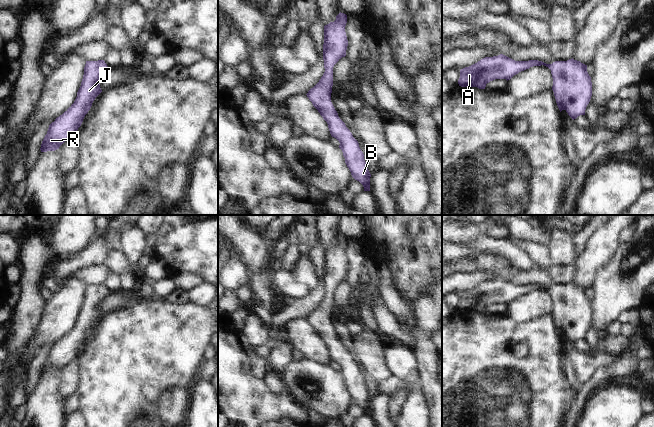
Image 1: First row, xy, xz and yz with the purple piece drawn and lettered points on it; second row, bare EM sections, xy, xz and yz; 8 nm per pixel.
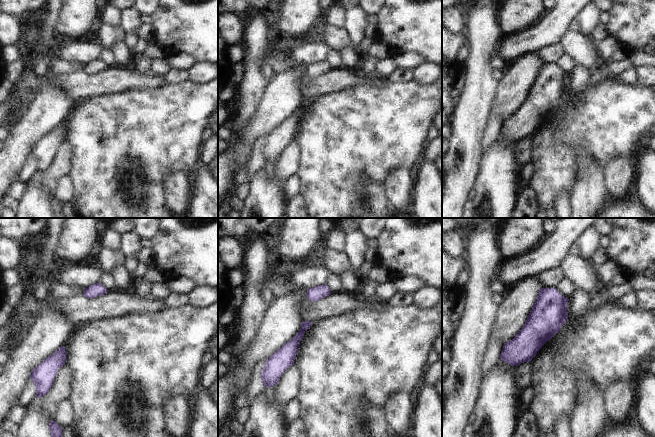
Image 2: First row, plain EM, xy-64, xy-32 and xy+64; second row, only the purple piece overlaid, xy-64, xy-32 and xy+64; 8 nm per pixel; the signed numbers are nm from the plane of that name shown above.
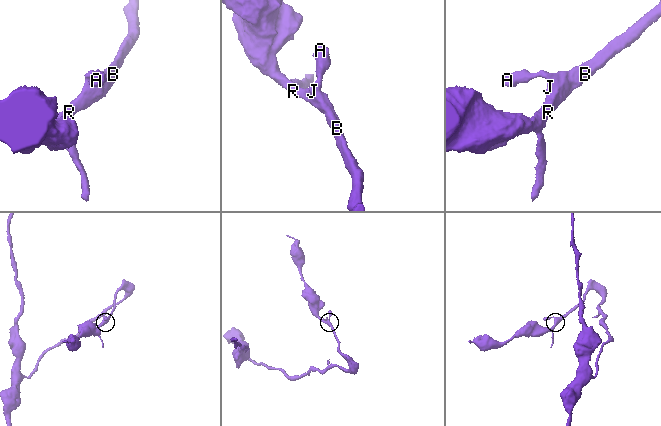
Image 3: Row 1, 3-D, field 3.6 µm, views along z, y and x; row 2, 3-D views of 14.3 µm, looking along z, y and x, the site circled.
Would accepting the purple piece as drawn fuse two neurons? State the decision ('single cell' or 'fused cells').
single cell

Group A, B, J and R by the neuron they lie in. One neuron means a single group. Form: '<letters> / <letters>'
A B J R

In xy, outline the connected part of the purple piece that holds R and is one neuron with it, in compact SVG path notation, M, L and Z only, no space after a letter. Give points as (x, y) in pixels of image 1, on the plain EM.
M104 284L86 285L77 321L74 327L49 349L41 368L41 376L55 375L75 359L93 325L102 316L98 304L107 293Z

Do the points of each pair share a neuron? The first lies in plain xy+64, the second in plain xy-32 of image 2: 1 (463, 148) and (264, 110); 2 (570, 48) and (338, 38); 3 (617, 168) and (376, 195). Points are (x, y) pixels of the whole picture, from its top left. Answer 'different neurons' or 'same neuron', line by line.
1: different neurons
2: same neuron
3: different neurons

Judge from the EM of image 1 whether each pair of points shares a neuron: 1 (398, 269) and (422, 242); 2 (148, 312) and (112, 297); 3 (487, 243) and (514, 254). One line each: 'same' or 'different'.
1: same
2: different
3: same

